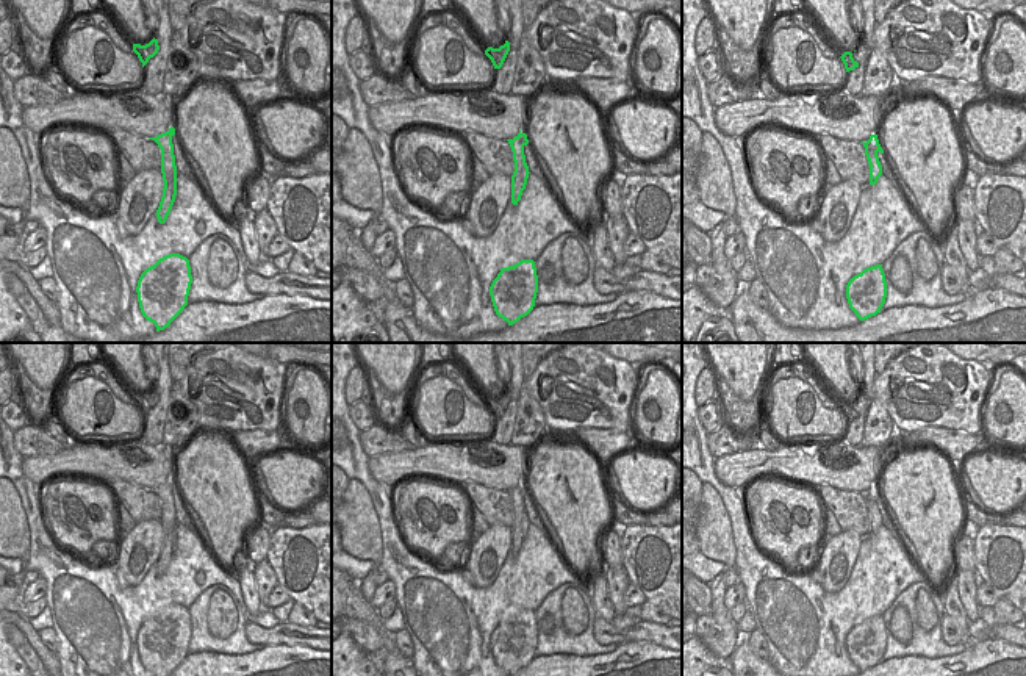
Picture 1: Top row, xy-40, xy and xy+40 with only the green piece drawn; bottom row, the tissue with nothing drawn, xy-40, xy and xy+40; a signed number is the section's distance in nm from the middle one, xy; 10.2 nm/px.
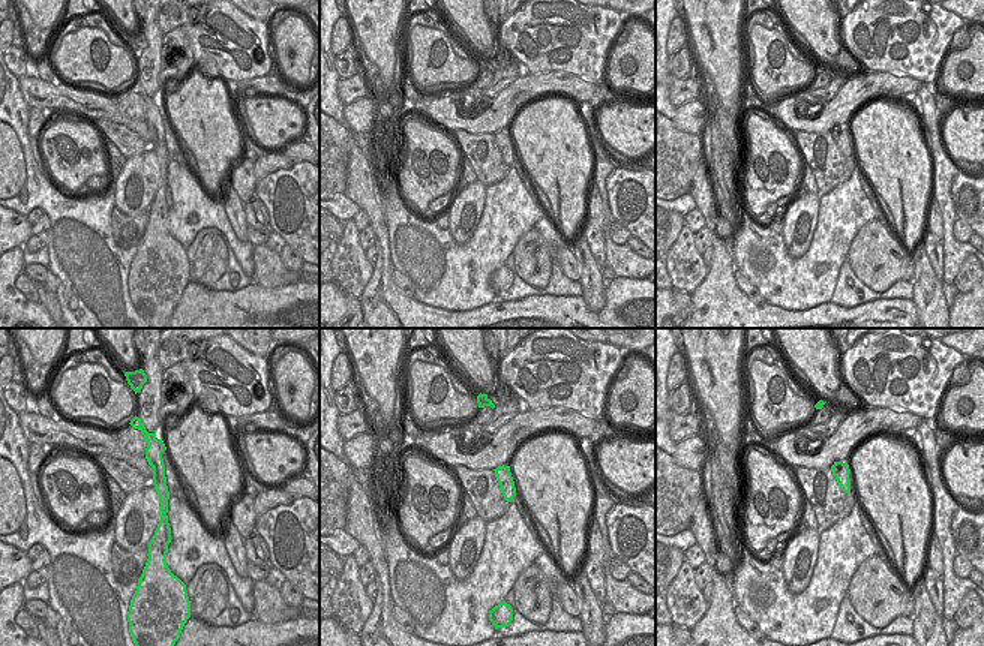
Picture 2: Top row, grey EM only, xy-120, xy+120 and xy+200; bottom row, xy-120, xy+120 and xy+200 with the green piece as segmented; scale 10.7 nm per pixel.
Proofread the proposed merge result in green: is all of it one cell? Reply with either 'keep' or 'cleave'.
cleave

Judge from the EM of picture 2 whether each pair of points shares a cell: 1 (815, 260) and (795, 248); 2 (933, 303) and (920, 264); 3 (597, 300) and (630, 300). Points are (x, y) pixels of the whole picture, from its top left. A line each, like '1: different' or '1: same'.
1: different
2: same
3: different

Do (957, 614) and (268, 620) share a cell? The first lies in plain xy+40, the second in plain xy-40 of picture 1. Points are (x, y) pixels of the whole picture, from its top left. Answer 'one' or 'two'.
two

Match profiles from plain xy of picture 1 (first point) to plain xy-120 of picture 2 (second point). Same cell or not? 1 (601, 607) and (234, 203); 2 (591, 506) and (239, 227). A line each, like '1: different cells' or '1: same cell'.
1: same cell
2: different cells

